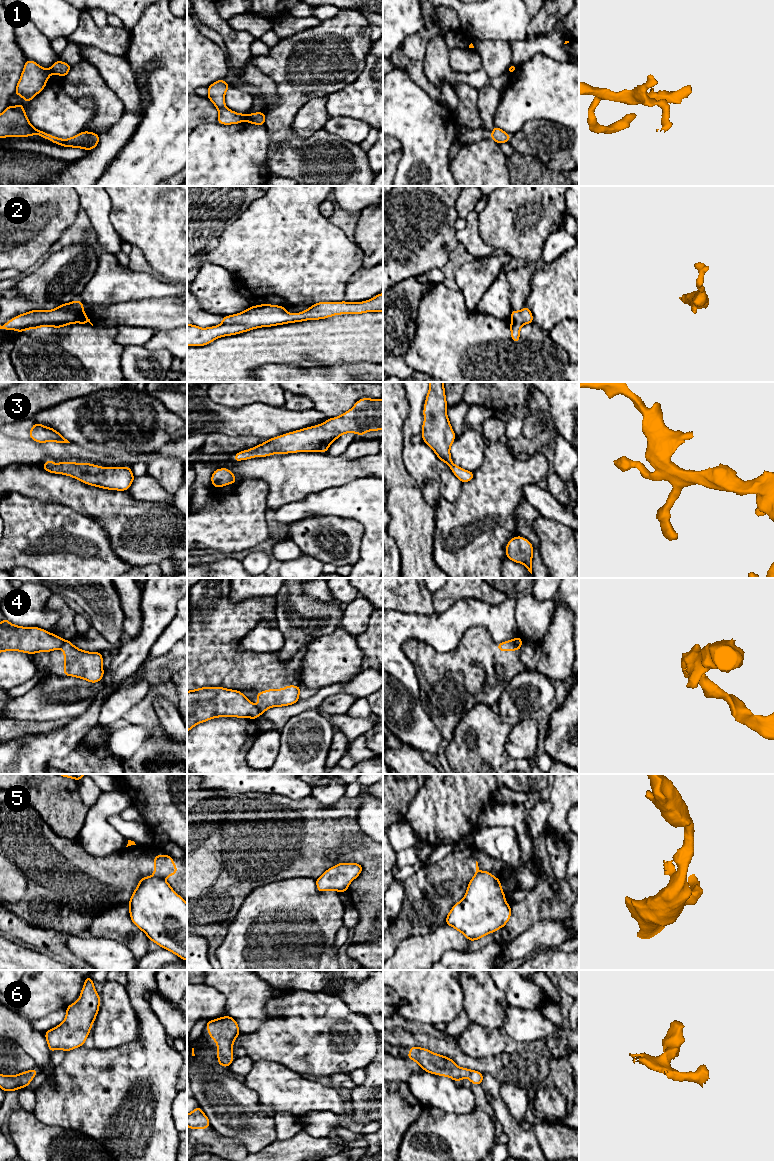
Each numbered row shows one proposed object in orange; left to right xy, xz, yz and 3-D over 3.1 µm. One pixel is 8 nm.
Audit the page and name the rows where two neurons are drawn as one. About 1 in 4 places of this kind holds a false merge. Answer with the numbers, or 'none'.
1, 4, 5

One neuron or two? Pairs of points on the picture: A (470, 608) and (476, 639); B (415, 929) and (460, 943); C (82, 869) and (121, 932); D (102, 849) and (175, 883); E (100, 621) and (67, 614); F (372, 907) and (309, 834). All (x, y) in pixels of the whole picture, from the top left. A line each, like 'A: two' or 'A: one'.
A: two
B: two
C: two
D: two
E: two
F: one

